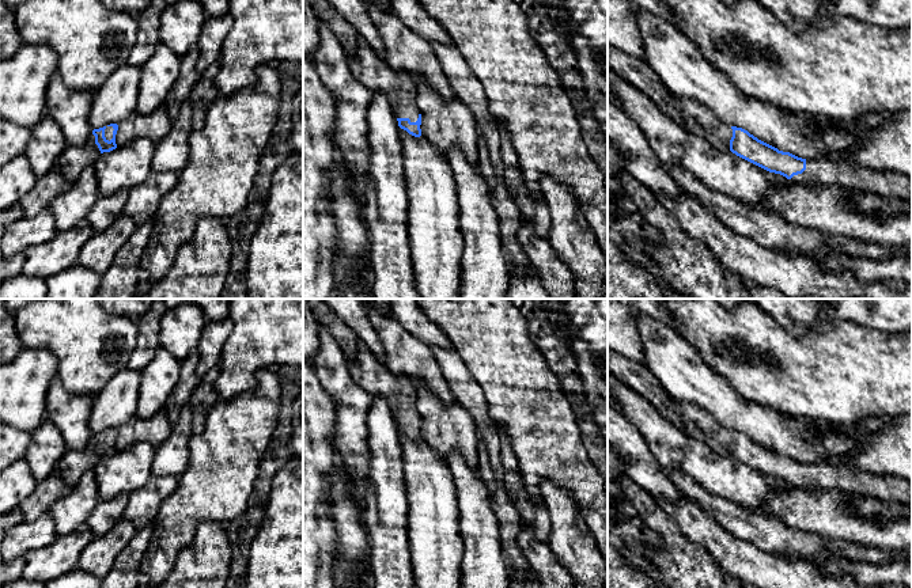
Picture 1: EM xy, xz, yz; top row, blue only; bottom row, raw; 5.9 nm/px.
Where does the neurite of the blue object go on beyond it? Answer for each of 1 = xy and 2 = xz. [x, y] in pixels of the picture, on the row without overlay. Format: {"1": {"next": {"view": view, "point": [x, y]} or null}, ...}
{"1": {"next": {"view": "xy", "point": [74, 463]}}, "2": {"next": {"view": "xz", "point": [400, 391]}}}

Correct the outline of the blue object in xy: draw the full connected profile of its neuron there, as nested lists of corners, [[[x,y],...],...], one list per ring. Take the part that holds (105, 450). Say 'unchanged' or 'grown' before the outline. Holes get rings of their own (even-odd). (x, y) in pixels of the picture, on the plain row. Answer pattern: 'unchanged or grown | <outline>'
grown | [[[117,428],[94,433],[90,444],[84,449],[67,449],[57,463],[56,470],[68,485],[73,486],[84,473],[94,470],[103,456],[117,452],[117,435]]]

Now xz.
grown | [[[357,341],[356,363],[352,367],[355,382],[372,398],[387,401],[397,421],[398,430],[415,441],[421,440],[421,418],[417,411],[417,390],[415,382],[404,375],[390,372],[385,364]]]

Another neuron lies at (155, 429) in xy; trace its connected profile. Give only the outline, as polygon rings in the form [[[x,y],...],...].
[[[160,410],[150,418],[136,416],[132,421],[118,428],[116,448],[121,451],[139,443],[150,443],[154,447],[159,447],[167,440],[171,429],[166,410]]]

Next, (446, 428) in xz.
[[[423,382],[415,383],[417,411],[421,418],[421,439],[447,462],[449,454],[457,451],[469,467],[477,470],[478,435],[472,416],[454,401],[442,403]]]

